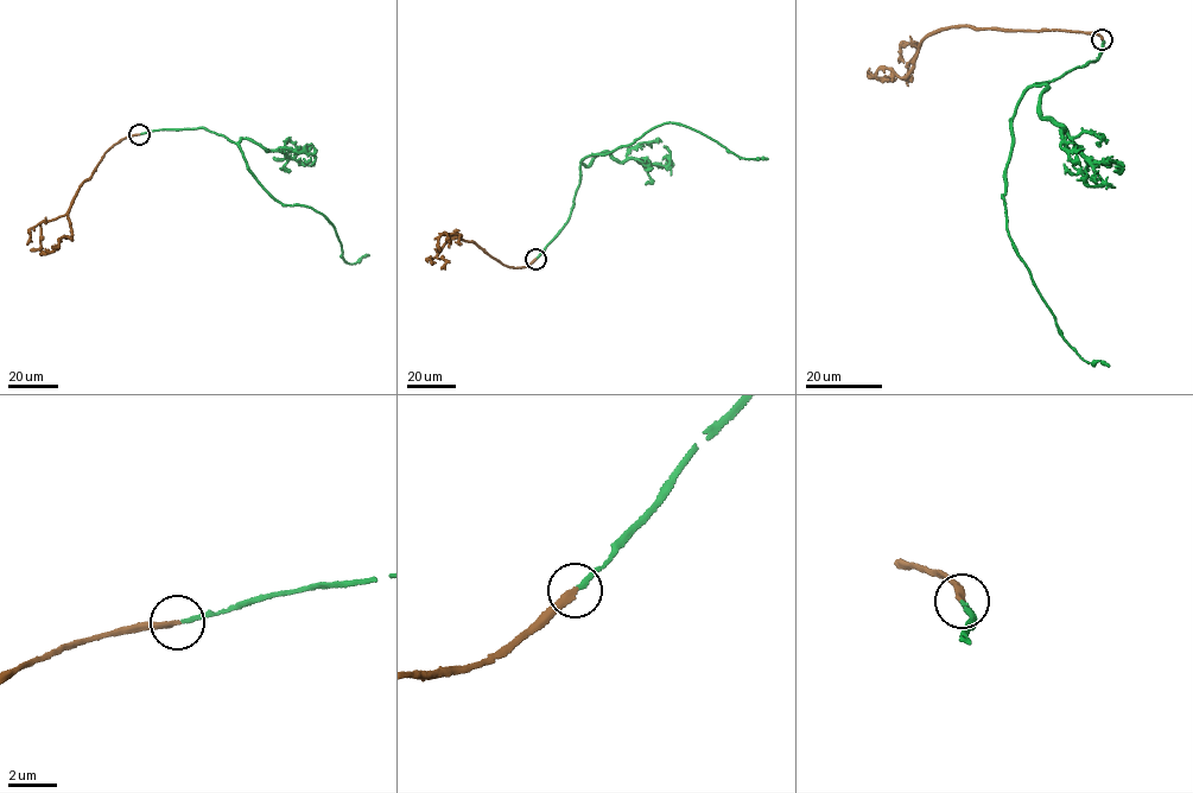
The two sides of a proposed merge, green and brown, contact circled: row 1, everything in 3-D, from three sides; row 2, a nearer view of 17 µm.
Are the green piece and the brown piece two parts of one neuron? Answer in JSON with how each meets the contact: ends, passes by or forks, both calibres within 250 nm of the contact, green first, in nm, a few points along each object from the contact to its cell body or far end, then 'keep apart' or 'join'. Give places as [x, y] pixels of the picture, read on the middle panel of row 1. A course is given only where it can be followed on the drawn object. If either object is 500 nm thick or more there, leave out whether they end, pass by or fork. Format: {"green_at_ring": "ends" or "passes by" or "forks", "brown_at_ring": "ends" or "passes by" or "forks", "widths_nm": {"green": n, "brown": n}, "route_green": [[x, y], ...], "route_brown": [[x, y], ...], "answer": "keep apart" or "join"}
{"green_at_ring": "ends", "brown_at_ring": "ends", "widths_nm": {"green": 180, "brown": 240}, "route_green": [[535, 259], [565, 224], [579, 184], [581, 162], [627, 146], [662, 124], [695, 129], [740, 157], [768, 158]], "route_brown": [[535, 259], [527, 266], [507, 267], [475, 243], [451, 236], [459, 234], [444, 232], [439, 235], [440, 251]], "answer": "join"}

